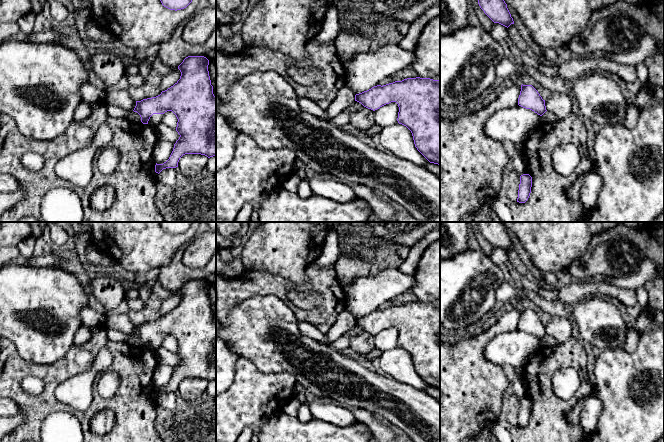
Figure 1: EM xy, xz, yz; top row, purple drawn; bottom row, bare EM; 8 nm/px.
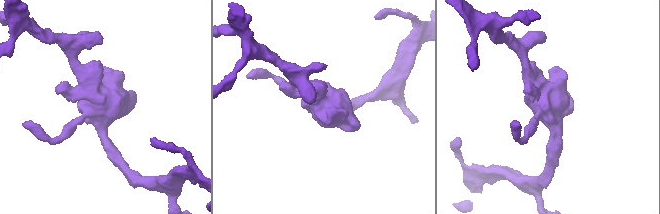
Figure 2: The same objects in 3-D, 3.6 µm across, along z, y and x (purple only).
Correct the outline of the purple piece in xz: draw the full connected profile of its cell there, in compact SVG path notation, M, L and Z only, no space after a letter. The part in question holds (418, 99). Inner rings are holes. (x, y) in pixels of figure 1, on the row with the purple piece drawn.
M407 78L386 85L377 85L355 95L355 101L373 111L396 102L399 107L397 121L412 133L415 147L430 162L440 165L440 80Z

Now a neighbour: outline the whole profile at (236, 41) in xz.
M216 24L216 47L221 49L225 49L228 51L230 48L235 48L238 51L241 51L246 47L240 31L234 31L234 34L231 38L225 38L220 29L218 24Z

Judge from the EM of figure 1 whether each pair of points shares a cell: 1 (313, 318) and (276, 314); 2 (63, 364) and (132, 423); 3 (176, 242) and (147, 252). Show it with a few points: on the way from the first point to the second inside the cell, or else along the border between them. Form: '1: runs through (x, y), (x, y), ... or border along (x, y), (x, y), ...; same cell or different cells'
1: border along (292, 310), (295, 318), (300, 323); different cells
2: runs through (94, 345), (109, 344), (132, 367), (132, 392); same cell
3: runs through (169, 243), (154, 247); same cell

